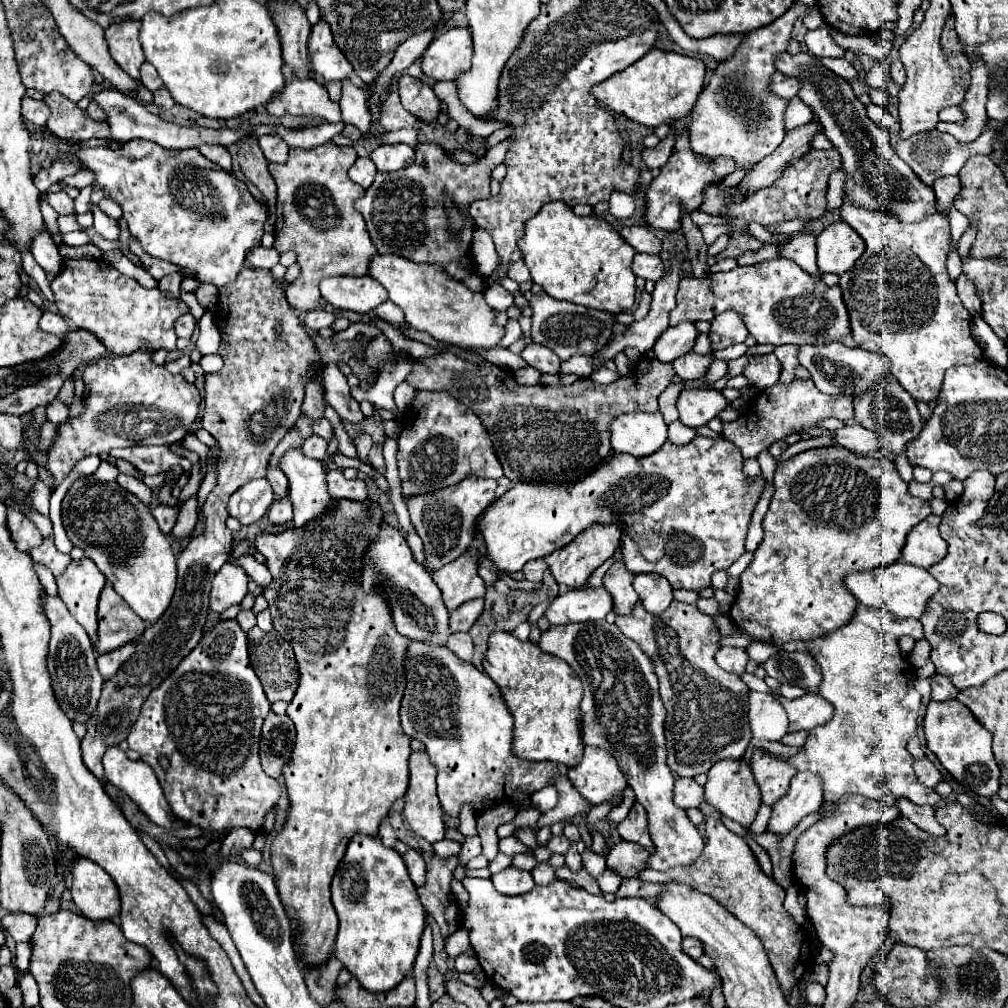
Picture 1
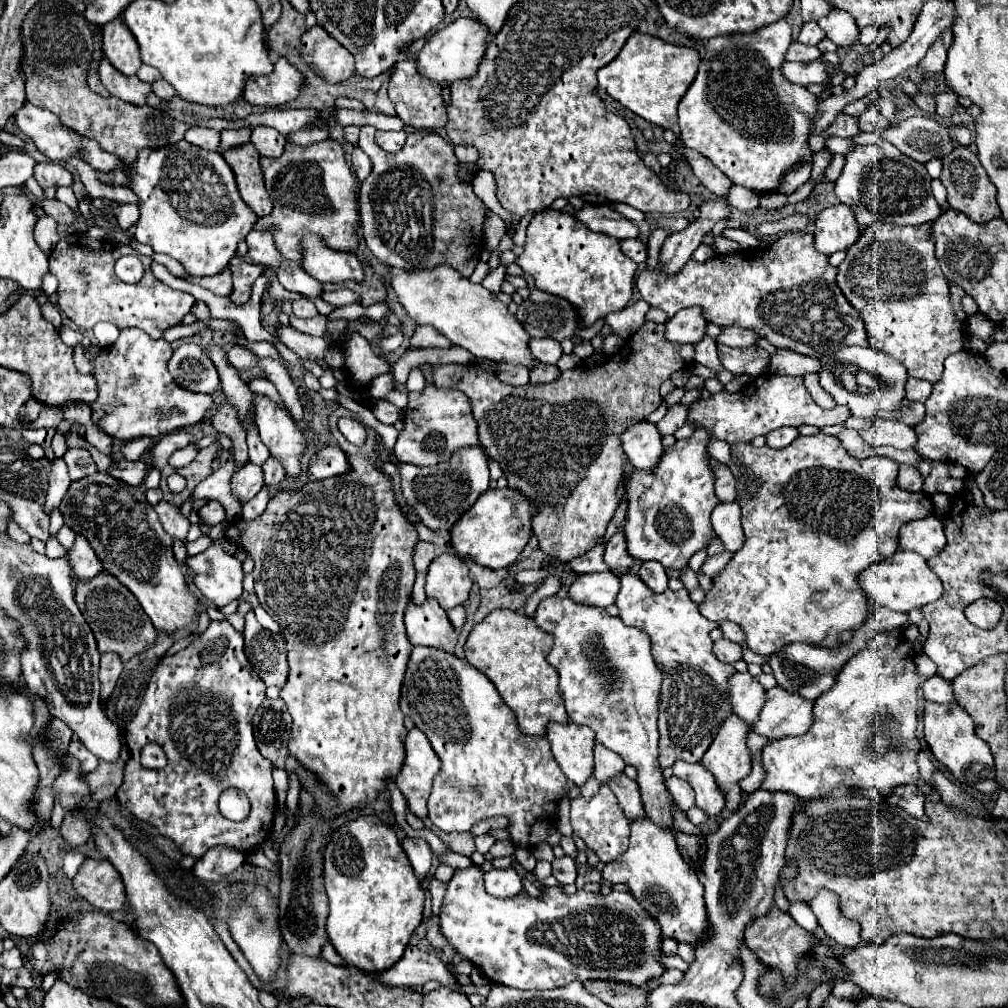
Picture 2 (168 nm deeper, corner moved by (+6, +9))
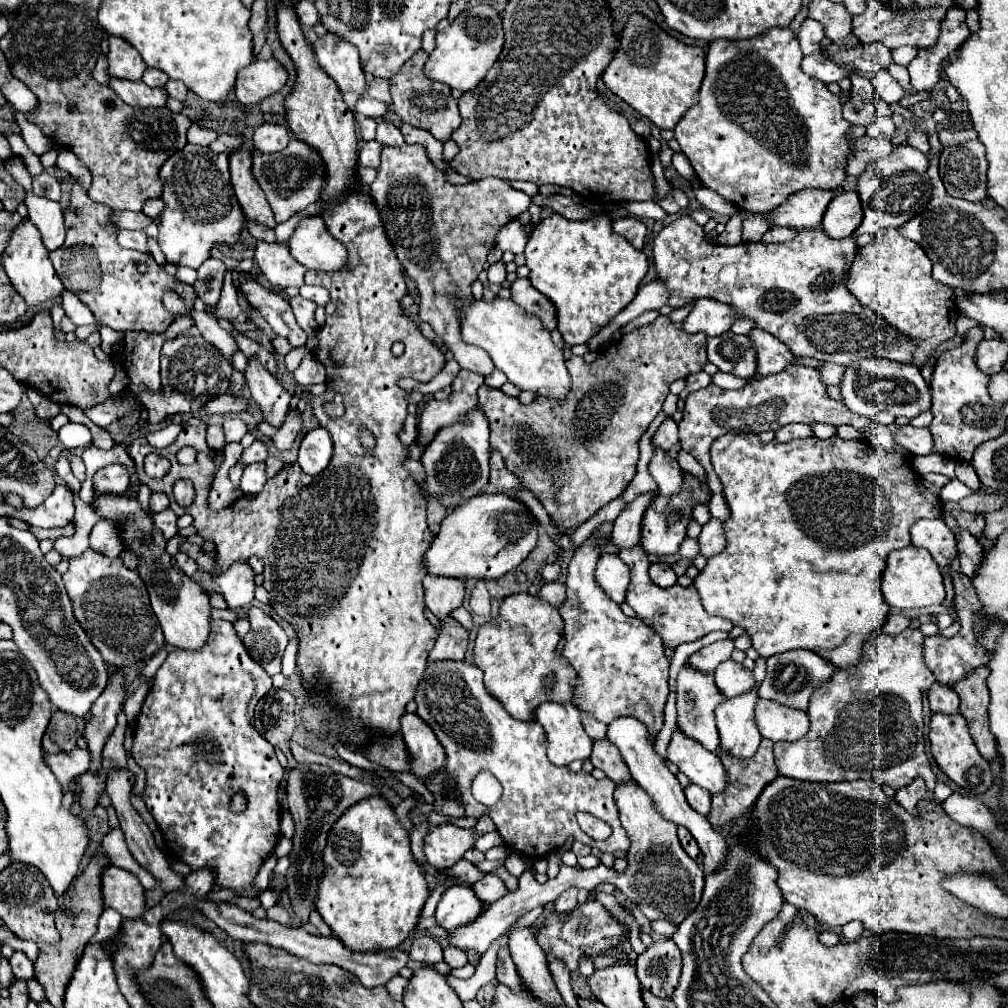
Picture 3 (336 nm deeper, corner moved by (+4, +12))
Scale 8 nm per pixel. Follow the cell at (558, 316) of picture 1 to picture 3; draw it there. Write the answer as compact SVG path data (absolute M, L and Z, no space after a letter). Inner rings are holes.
M517 278L511 284L511 300L515 304L519 304L523 310L527 310L529 314L537 316L547 330L557 328L557 308L555 308L555 304L545 294L535 290L529 280Z

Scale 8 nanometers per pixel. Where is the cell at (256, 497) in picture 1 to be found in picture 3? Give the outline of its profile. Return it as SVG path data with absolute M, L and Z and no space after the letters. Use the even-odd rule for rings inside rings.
M255 462L253 466L243 470L241 476L241 490L243 494L259 494L265 486L267 478L265 478L265 464L263 462Z

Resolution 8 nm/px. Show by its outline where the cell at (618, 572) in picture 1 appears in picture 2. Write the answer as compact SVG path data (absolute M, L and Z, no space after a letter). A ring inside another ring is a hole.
M623 529L617 531L607 543L605 543L605 555L603 555L605 563L609 567L613 567L611 571L615 575L623 575L629 571L631 565L635 565L635 559L631 559L629 551L627 551L627 545L625 545L625 533Z

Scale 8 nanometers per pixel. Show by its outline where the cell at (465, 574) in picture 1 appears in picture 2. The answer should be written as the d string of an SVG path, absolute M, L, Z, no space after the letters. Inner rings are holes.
M443 553L433 559L427 571L427 597L437 599L443 609L463 605L469 597L471 579L469 567L453 553Z

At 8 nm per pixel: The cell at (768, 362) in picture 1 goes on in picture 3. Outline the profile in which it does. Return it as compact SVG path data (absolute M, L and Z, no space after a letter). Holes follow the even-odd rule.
M725 332L715 338L707 338L707 356L721 372L731 372L741 378L755 376L755 358L749 338Z

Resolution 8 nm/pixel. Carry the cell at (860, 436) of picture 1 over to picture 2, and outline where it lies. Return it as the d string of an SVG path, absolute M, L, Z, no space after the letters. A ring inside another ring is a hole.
M877 419L871 425L871 429L861 431L861 437L873 447L889 445L895 449L913 449L917 441L913 427L901 421L885 421L885 419Z

